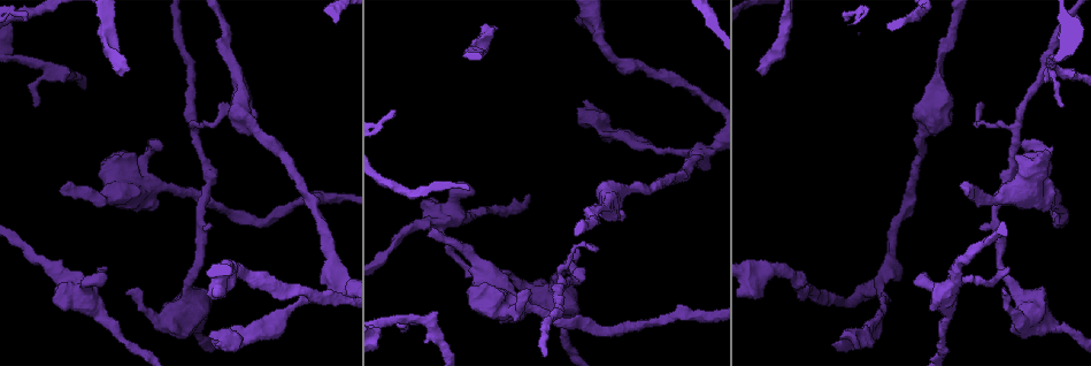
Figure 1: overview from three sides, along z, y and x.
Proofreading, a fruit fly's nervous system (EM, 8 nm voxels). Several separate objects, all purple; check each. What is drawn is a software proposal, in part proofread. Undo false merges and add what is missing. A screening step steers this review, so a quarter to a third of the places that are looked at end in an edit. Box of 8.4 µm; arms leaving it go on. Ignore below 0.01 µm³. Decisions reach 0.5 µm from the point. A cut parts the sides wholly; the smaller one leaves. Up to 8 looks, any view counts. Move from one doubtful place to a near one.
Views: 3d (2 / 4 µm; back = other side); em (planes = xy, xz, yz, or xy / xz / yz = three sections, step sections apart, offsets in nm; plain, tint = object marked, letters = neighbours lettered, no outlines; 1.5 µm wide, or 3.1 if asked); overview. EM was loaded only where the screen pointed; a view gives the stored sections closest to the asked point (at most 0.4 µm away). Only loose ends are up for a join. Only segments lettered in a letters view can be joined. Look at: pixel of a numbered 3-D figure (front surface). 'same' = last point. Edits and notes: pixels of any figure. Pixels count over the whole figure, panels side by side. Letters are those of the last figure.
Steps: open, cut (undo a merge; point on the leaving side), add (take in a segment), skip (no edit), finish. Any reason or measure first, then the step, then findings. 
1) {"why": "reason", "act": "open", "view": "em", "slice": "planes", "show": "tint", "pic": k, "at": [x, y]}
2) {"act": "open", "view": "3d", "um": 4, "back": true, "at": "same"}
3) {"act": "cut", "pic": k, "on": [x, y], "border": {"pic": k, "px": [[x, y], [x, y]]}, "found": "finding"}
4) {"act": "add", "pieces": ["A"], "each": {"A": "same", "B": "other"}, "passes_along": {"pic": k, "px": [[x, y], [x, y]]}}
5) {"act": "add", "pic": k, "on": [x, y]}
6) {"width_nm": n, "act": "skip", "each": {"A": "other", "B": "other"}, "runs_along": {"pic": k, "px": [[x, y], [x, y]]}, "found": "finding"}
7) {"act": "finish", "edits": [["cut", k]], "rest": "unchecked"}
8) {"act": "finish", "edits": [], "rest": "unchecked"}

{"why": "thin end", "act": "open", "view": "em", "slice": "planes", "show": "plain", "pic": 1, "at": [596, 251]}

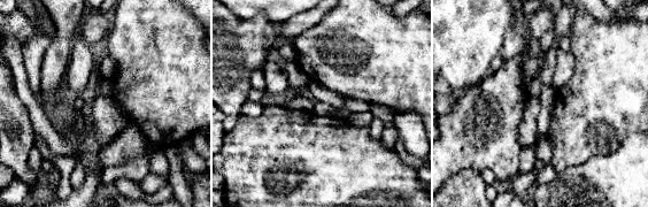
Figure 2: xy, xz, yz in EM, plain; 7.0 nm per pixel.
{"act": "open", "view": "em", "slice": "planes", "show": "tint", "at": "same"}

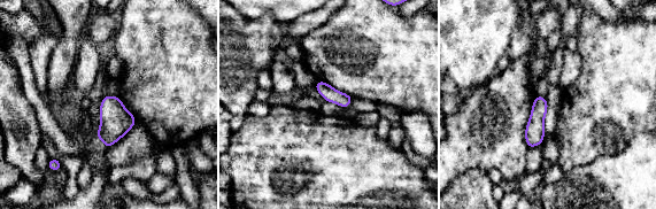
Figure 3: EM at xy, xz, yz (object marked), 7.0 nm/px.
{"act": "open", "view": "em", "slice": "planes", "show": "letters", "at": "same"}

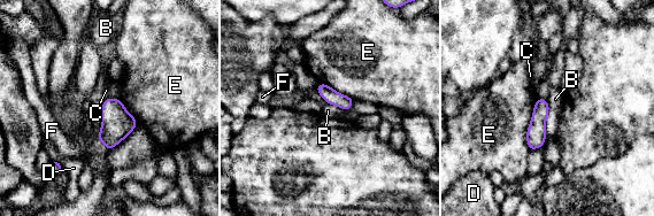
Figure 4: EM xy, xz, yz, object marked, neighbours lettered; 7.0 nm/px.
{"act": "skip", "each": {"B": "other", "C": "other", "D": "other", "E": "other", "F": "other"}, "border": {"pic": 4, "px": [[537, 98], [526, 131], [529, 149]]}, "found": "none of them fits"}

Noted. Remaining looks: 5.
{"why": "free end", "act": "open", "view": "3d", "um": 2, "pic": 1, "at": [107, 268]}

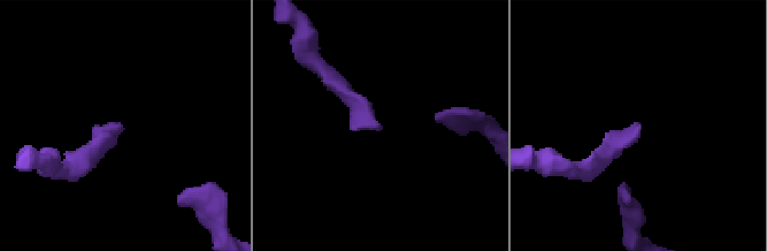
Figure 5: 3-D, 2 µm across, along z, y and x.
{"why": "now the EM", "act": "open", "view": "em", "slice": "xy", "step": 4, "show": "tint", "pic": 5, "at": [639, 127]}

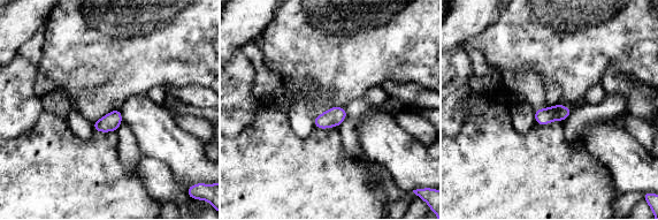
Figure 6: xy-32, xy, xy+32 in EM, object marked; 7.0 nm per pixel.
{"act": "open", "view": "em", "slice": "planes", "show": "letters", "at": "same"}

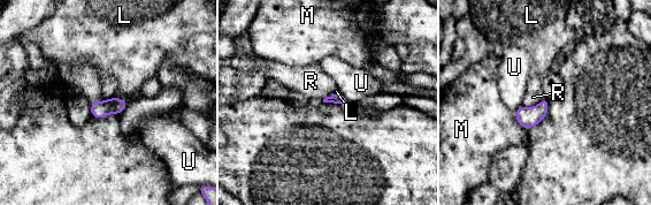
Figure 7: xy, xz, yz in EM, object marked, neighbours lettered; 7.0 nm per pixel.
{"act": "skip", "each": {"L": "other", "M": "other", "R": "other", "U": "other"}, "border": {"pic": 7, "px": [[544, 97], [533, 106], [522, 106]]}, "found": "no lettered segment goes on from it"}

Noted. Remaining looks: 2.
{"why": "free end", "act": "open", "view": "em", "slice": "planes", "show": "tint", "pic": 1, "at": [962, 185]}

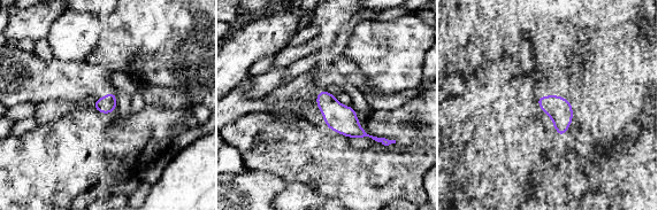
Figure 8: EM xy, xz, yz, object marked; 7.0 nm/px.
{"act": "open", "view": "em", "slice": "planes", "show": "letters", "at": "same"}

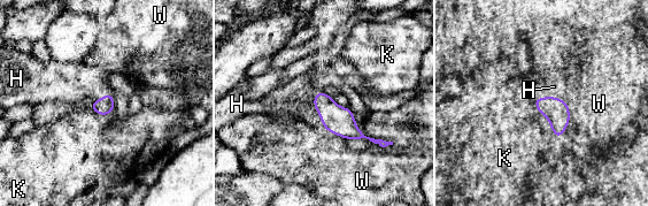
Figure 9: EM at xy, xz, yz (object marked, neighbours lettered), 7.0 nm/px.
{"act": "add", "pieces": ["H"], "each": {"H": "same", "K": "other", "W": "other"}, "found": "the cell continues"}

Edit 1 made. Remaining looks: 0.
{"act": "finish", "edits": [["add", 9]], "rest": "unchecked"}

